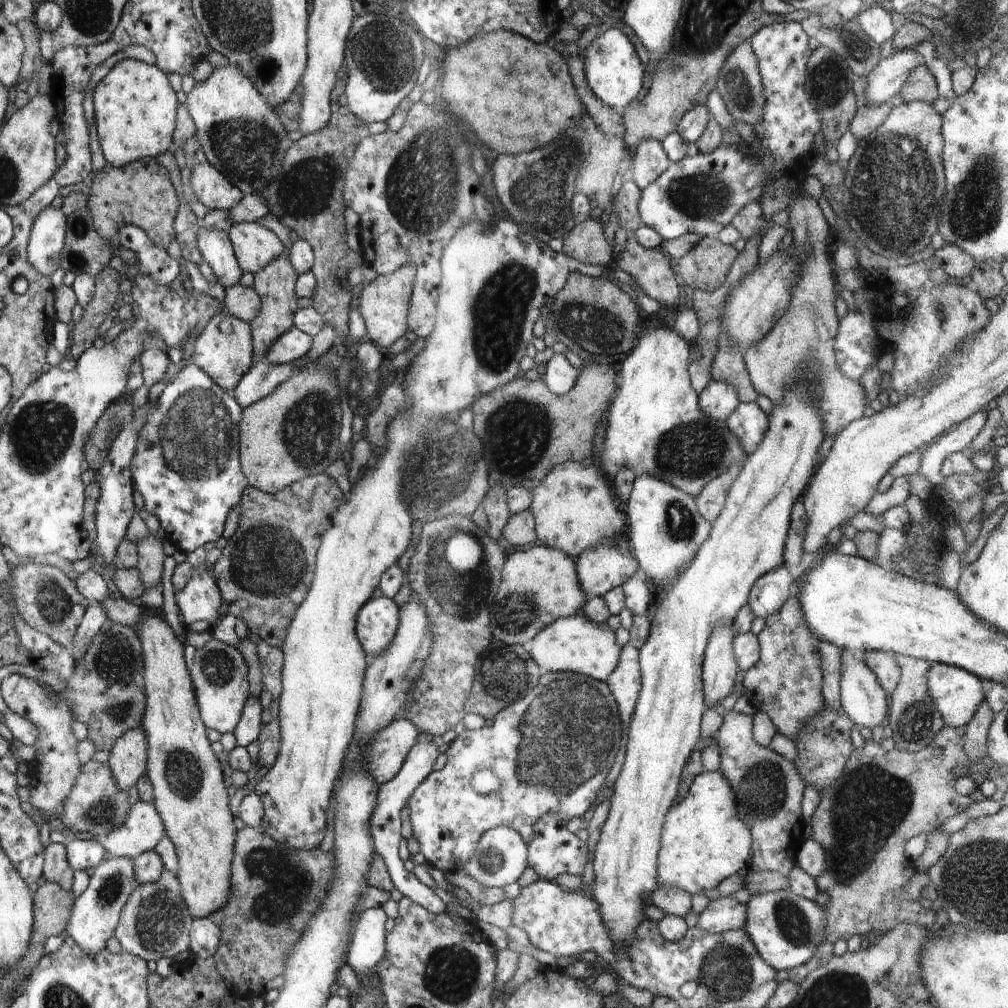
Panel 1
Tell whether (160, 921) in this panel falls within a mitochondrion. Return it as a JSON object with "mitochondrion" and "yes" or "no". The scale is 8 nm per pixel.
{"mitochondrion":"yes"}

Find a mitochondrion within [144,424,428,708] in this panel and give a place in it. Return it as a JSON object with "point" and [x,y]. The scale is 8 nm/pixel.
{"point":[266,561]}

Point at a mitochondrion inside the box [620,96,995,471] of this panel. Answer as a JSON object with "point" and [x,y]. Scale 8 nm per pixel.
{"point":[894,187]}

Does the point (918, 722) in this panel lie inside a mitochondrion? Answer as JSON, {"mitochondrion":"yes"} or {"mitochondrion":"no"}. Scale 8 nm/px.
{"mitochondrion":"yes"}

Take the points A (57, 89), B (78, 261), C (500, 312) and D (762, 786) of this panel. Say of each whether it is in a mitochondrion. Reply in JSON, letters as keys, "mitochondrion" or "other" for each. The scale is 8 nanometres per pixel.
{"A":"other","B":"mitochondrion","C":"mitochondrion","D":"mitochondrion"}

